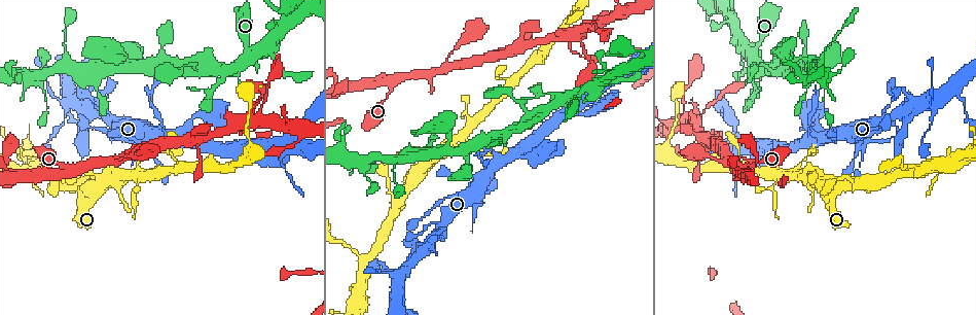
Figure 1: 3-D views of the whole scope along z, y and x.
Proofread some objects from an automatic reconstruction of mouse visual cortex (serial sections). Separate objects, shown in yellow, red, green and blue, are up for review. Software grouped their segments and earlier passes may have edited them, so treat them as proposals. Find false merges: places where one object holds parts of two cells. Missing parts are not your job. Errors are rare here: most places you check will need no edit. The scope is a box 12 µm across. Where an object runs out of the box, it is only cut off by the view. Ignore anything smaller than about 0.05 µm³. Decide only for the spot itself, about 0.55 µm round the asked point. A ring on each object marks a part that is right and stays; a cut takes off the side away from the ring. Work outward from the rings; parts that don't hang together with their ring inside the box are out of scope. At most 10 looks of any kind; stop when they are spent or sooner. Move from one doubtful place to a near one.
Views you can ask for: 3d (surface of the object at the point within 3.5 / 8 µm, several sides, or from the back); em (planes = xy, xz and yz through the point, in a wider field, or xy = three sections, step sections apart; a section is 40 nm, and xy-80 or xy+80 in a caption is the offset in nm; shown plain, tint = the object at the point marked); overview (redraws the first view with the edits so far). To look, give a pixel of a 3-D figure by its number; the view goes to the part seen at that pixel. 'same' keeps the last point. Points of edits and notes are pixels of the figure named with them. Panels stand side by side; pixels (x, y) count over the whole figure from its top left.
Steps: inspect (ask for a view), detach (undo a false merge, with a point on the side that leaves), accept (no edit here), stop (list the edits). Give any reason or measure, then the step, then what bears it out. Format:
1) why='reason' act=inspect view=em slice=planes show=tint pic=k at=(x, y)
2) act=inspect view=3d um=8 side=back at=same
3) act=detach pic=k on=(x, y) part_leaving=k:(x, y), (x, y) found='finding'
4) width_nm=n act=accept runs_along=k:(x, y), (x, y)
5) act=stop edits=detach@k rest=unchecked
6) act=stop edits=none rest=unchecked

act=inspect view=3d um=3.5 pic=1 at=(603, 106)

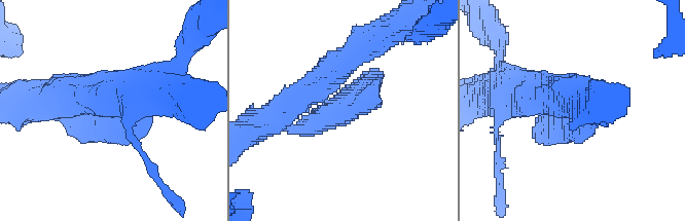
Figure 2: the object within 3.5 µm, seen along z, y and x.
act=inspect view=em slice=xy step=2 show=tint pic=2 at=(350, 105)

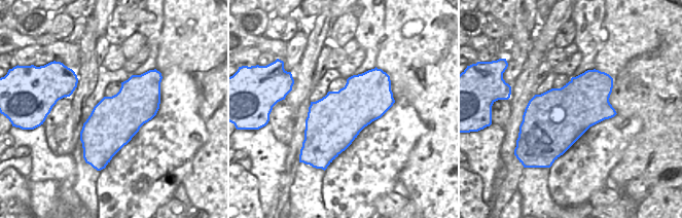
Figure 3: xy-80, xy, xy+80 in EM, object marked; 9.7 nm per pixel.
why='cut it another way' act=inspect view=em slice=planes show=tint at=same

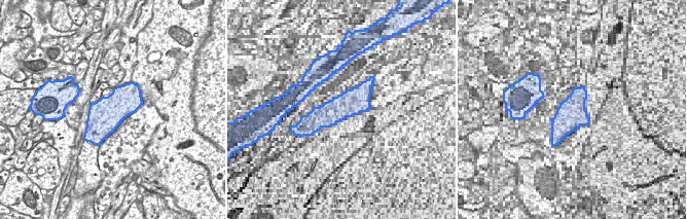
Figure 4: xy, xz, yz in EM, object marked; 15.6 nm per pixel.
width_nm=500 act=accept runs_along=2:(290, 127), (366, 99), (382, 75) found='all the same cell'

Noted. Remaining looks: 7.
why='sharp bend' act=inspect view=3d um=8 pic=1 at=(249, 132)

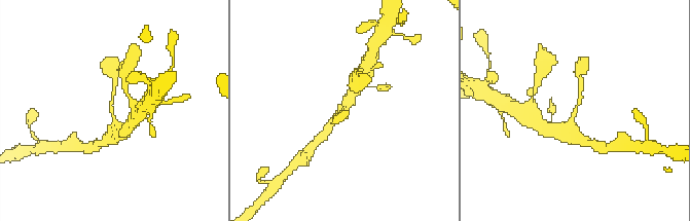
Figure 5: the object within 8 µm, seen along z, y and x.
act=inspect view=3d um=3.5 pic=5 at=(111, 109)

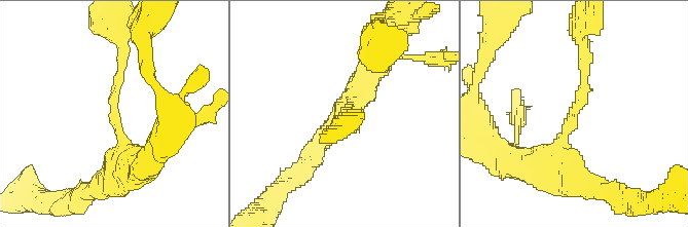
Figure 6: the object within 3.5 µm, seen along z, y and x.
arm_widths_nm=100,350 why='need the tissue' act=inspect view=em slice=xy step=3 show=tint pic=6 at=(114, 118)

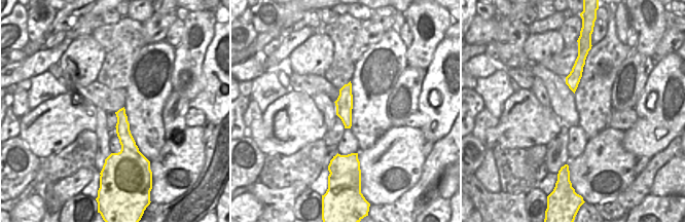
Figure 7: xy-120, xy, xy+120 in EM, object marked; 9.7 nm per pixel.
act=accept runs_along=7:(122, 111), (124, 150), (109, 160) found='continuous, no second cell'

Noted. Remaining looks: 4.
why='three-way junction' act=inspect view=3d um=8 pic=1 at=(391, 88)

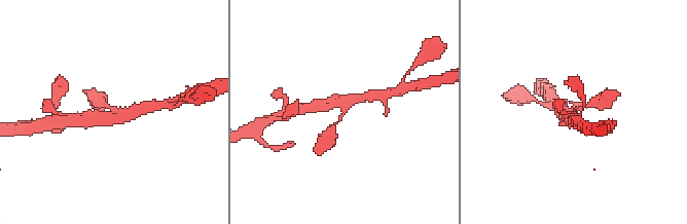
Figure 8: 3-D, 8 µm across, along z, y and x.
act=inspect view=3d um=3.5 pic=8 at=(114, 110)

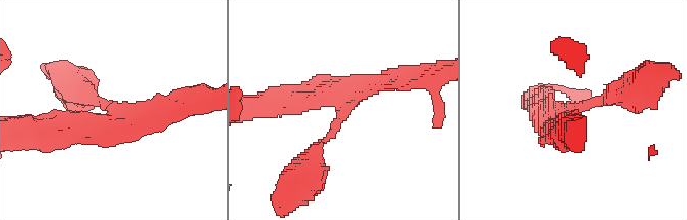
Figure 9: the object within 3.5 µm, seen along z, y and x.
act=accept runs_along=9:(620, 92), (575, 108), (562, 133) found='one cell here'

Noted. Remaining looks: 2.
why='arms part here' act=inspect view=3d um=3.5 pic=1 at=(71, 100)

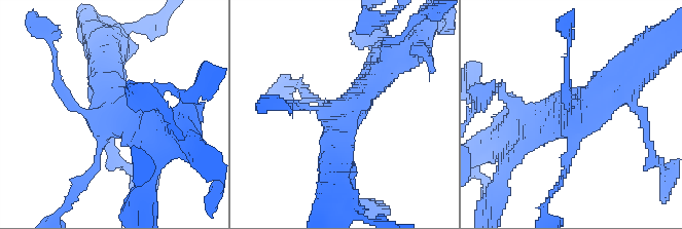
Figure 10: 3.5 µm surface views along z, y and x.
why='shape alone is not enough' act=inspect view=em slice=xy step=3 show=tint pic=10 at=(112, 115)

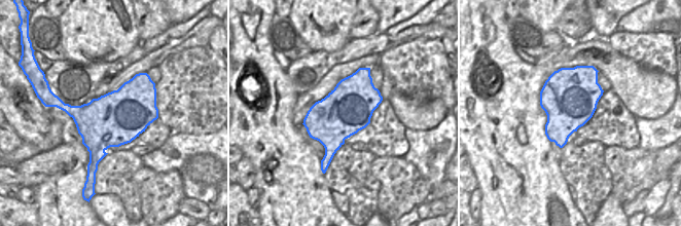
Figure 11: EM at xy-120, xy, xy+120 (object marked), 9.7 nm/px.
act=accept found='one cell here'

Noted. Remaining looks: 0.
act=stop edits=none rest=unchecked

